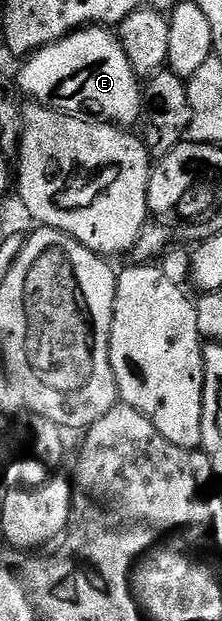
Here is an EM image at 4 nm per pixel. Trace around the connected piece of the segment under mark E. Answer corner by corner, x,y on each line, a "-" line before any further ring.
86,26
27,55
23,59
24,67
21,68
20,80
18,79
19,93
24,96
29,94
33,103
51,106
54,110
76,112
79,111
79,106
85,106
89,115
99,116
124,128
131,127
131,122
139,123
142,118
142,82
127,58
121,39
112,33
111,29
103,26

